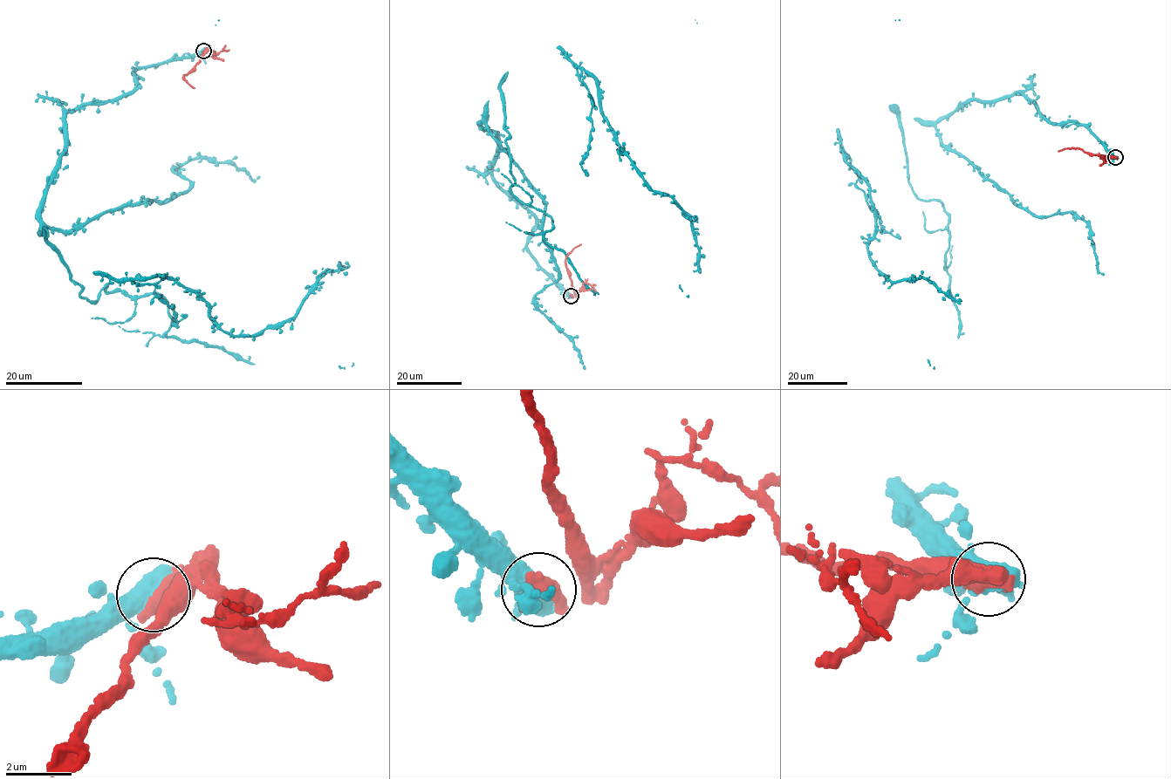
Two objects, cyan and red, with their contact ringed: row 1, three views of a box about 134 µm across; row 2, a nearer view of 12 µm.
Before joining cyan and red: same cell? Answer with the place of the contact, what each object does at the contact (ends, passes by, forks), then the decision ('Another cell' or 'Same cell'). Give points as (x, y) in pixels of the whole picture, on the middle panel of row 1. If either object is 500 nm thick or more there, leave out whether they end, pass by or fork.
Place: (571, 296). Another cell

